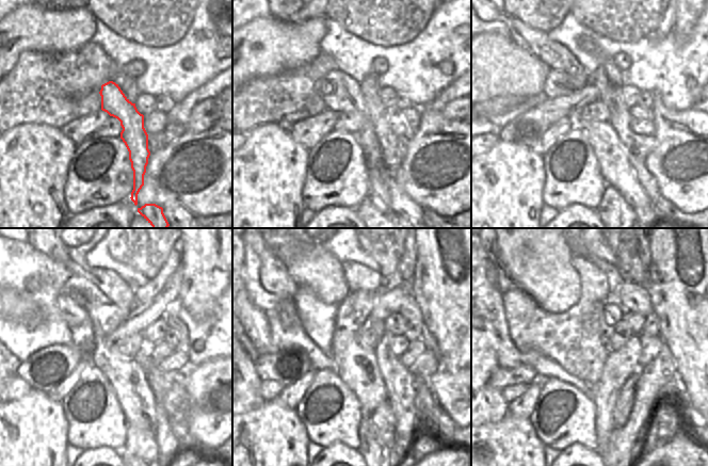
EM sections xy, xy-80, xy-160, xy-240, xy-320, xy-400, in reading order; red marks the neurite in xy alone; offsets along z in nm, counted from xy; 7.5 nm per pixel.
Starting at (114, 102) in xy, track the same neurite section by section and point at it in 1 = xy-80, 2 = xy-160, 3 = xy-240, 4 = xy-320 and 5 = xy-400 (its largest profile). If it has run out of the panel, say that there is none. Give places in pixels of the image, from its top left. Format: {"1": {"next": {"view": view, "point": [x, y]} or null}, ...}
{"1": {"next": {"view": "xy-80", "point": [340, 93]}}, "2": {"next": {"view": "xy-160", "point": [558, 83]}}, "3": {"next": {"view": "xy-240", "point": [73, 314]}}, "4": {"next": {"view": "xy-320", "point": [273, 275]}}, "5": {"next": {"view": "xy-400", "point": [493, 250]}}}

